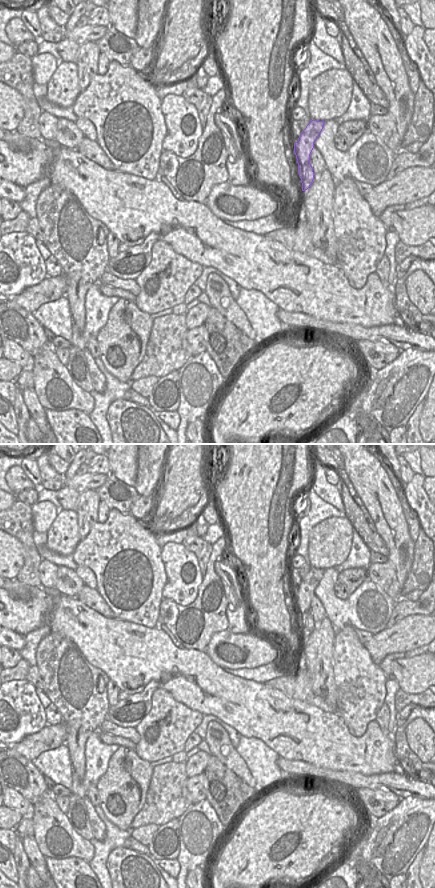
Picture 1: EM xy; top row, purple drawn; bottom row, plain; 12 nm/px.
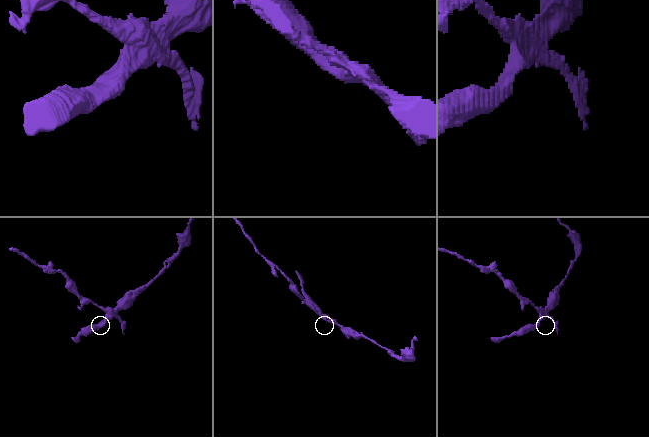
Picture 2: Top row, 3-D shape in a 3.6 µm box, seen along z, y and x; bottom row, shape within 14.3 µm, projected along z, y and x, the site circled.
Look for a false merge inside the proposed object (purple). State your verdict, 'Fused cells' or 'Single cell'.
Fused cells

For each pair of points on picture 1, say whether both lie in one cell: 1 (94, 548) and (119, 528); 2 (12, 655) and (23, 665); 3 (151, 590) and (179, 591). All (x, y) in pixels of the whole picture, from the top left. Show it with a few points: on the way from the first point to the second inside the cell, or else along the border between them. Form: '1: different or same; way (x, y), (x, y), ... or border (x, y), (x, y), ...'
1: same; way (101, 548), (115, 535)
2: different; border (22, 658), (10, 668)
3: different; border (165, 567), (165, 585), (162, 589), (162, 598)

